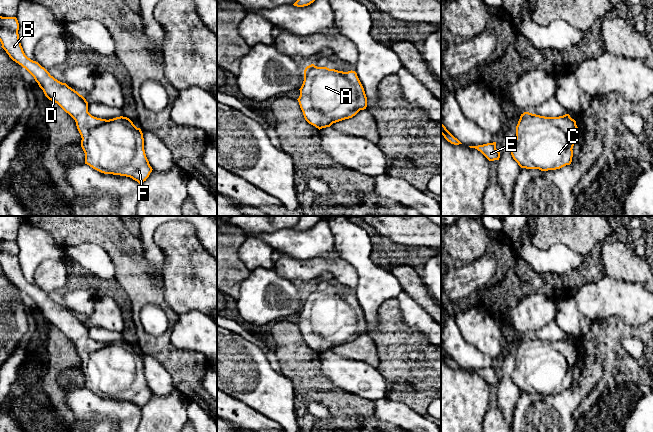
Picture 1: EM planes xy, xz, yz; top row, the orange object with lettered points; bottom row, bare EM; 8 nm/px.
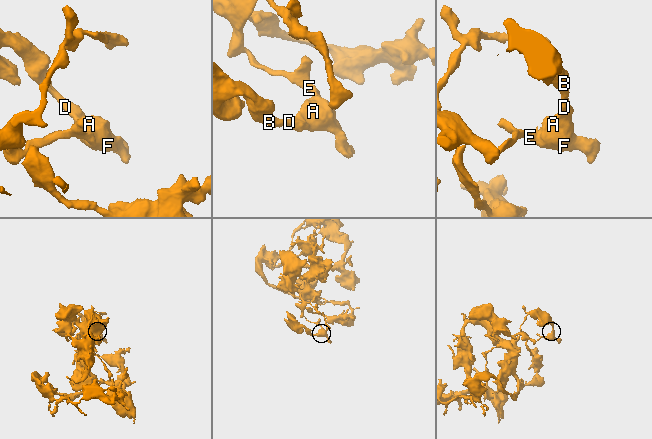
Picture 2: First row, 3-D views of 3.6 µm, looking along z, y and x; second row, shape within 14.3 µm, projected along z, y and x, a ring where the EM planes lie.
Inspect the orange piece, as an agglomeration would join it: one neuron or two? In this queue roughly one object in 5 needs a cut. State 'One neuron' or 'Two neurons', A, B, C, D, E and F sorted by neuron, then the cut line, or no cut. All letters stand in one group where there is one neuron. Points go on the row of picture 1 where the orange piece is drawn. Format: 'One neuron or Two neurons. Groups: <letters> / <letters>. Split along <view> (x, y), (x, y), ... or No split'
One neuron. Groups: A B C D E F. No split

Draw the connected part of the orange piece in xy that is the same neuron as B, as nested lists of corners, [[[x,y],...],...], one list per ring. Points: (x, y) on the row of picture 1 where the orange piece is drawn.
[[[0,16],[1,47],[13,61],[25,68],[34,77],[49,100],[57,103],[75,120],[82,138],[81,147],[85,153],[85,164],[104,174],[130,177],[139,184],[146,181],[153,169],[145,154],[141,129],[137,128],[127,117],[120,116],[106,120],[92,116],[88,112],[88,102],[82,95],[66,83],[55,79],[38,62],[31,60],[25,55],[20,43],[18,30],[19,23],[16,17]]]

